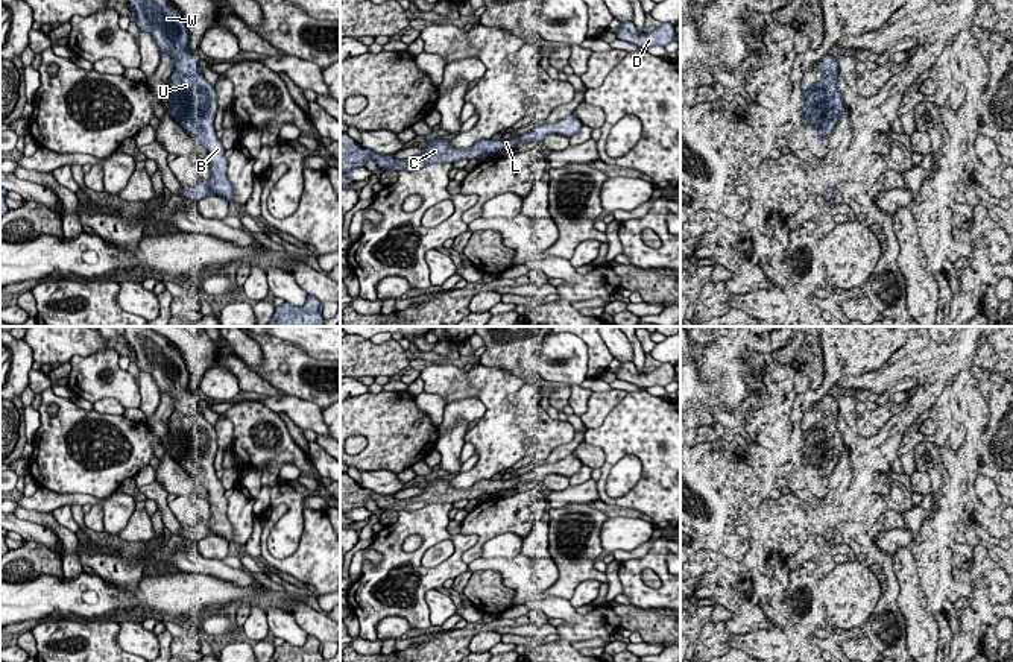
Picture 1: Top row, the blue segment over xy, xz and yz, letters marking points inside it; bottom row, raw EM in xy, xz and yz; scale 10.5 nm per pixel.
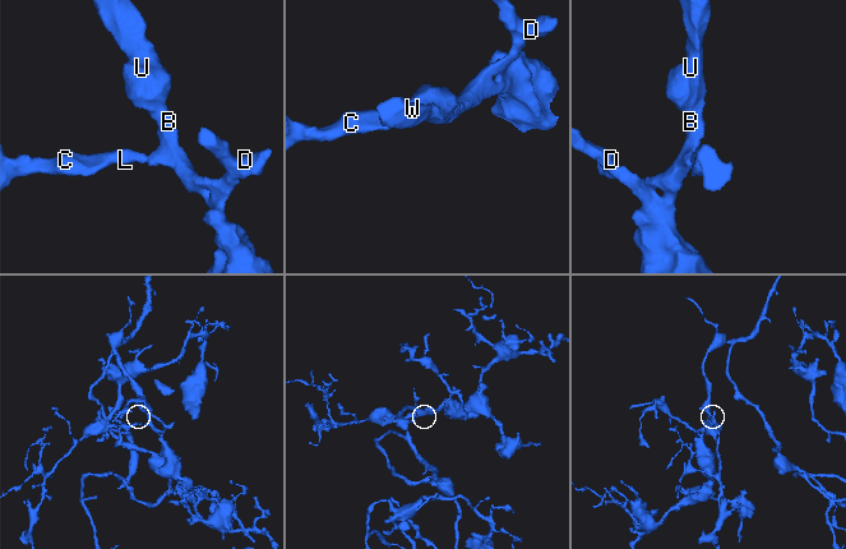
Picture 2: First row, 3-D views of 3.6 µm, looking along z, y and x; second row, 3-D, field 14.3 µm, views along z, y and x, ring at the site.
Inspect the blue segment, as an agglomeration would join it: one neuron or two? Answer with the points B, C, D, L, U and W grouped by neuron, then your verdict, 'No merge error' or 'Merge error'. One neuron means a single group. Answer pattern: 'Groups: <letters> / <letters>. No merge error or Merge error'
Groups: B C D L U W. No merge error

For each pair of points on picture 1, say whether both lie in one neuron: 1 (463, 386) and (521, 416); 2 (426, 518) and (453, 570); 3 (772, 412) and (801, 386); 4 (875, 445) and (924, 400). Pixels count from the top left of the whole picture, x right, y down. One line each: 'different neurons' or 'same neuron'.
1: same neuron
2: same neuron
3: different neurons
4: same neuron

